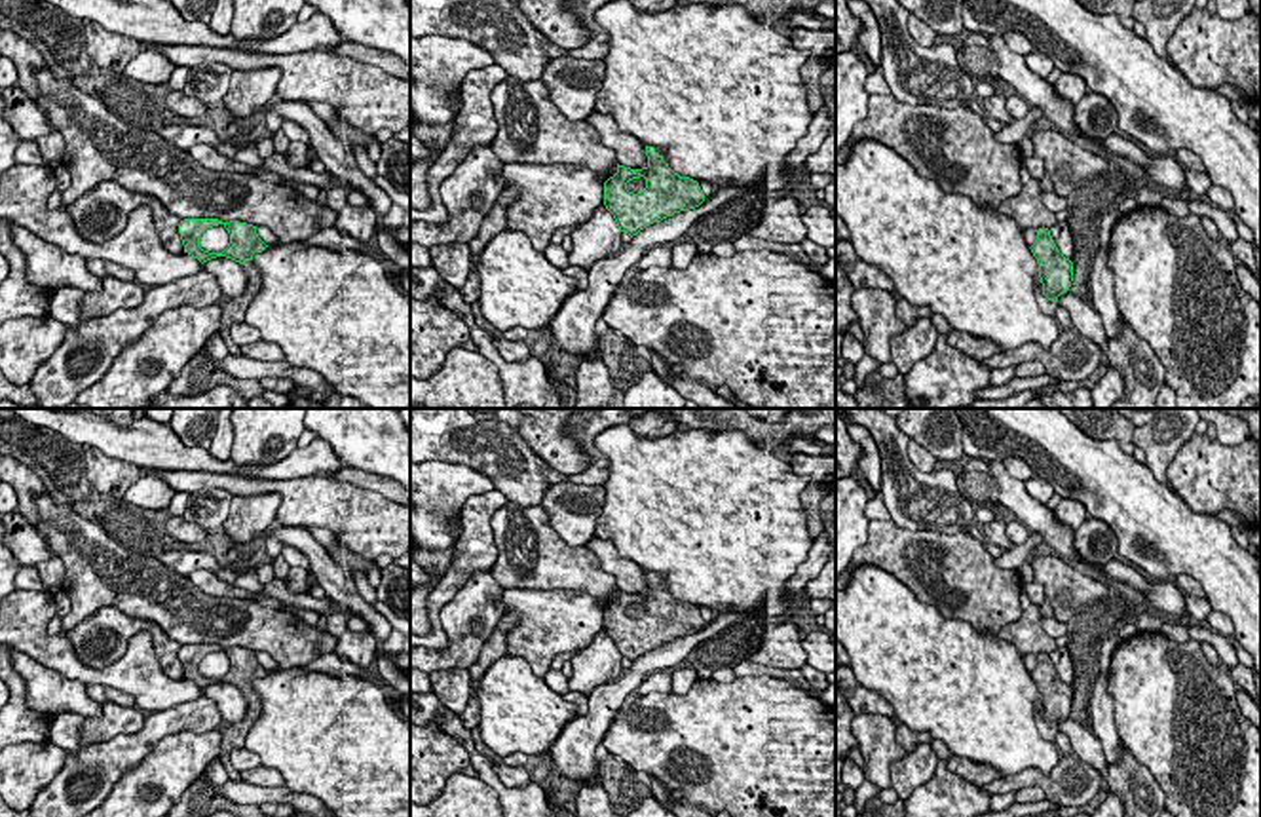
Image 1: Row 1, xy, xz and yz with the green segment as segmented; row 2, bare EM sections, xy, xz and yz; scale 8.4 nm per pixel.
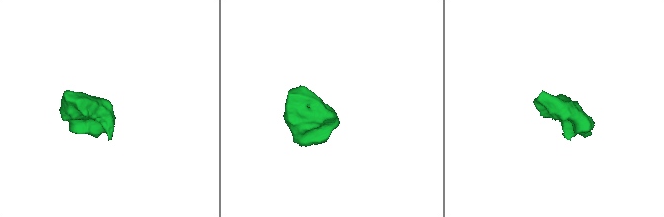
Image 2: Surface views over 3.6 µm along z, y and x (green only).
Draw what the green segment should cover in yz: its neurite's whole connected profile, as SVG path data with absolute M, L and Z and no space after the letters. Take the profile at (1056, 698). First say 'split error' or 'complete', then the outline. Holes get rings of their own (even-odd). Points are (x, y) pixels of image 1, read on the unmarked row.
split error; M1039 654L1035 669L1029 673L1039 690L1039 711L1035 724L1043 739L1056 741L1058 722L1067 718L1073 707L1073 688L1065 684L1048 654Z

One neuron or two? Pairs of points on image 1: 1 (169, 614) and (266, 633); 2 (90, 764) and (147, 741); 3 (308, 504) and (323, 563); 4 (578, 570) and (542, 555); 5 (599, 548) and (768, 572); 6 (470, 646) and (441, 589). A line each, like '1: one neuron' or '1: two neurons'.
1: one neuron
2: one neuron
3: two neurons
4: one neuron
5: two neurons
6: two neurons

